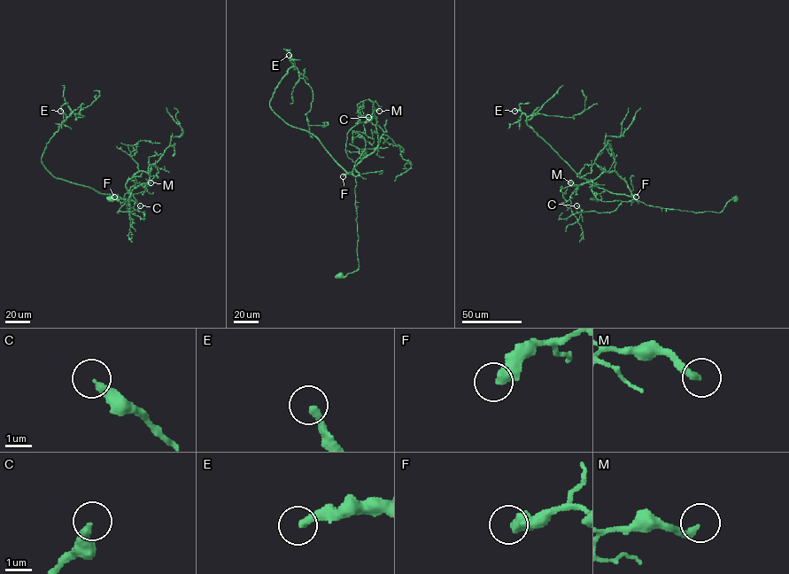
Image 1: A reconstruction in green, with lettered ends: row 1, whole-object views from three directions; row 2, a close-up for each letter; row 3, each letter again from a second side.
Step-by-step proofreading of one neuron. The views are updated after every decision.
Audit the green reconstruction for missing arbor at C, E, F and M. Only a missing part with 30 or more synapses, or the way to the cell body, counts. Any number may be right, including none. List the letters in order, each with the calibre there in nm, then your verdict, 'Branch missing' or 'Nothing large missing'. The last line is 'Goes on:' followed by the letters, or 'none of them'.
C: Thickness 320 nm. Nothing large missing
E: Thickness 280 nm. Branch missing
F: Thickness 500 nm. Nothing large missing
M: Thickness 240 nm. Nothing large missing
Goes on: E

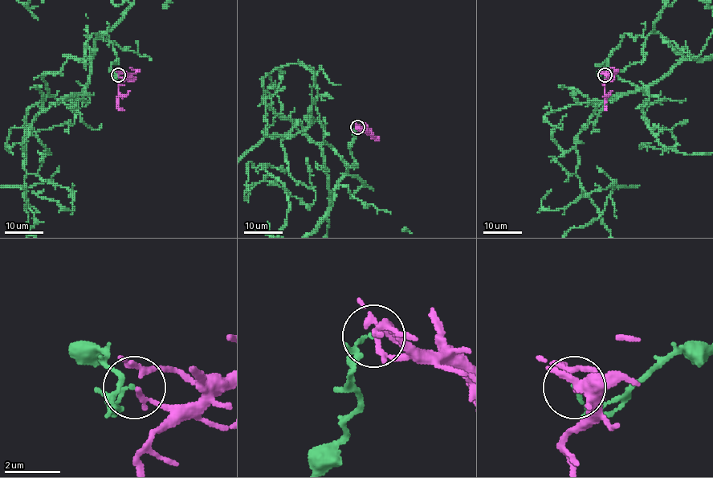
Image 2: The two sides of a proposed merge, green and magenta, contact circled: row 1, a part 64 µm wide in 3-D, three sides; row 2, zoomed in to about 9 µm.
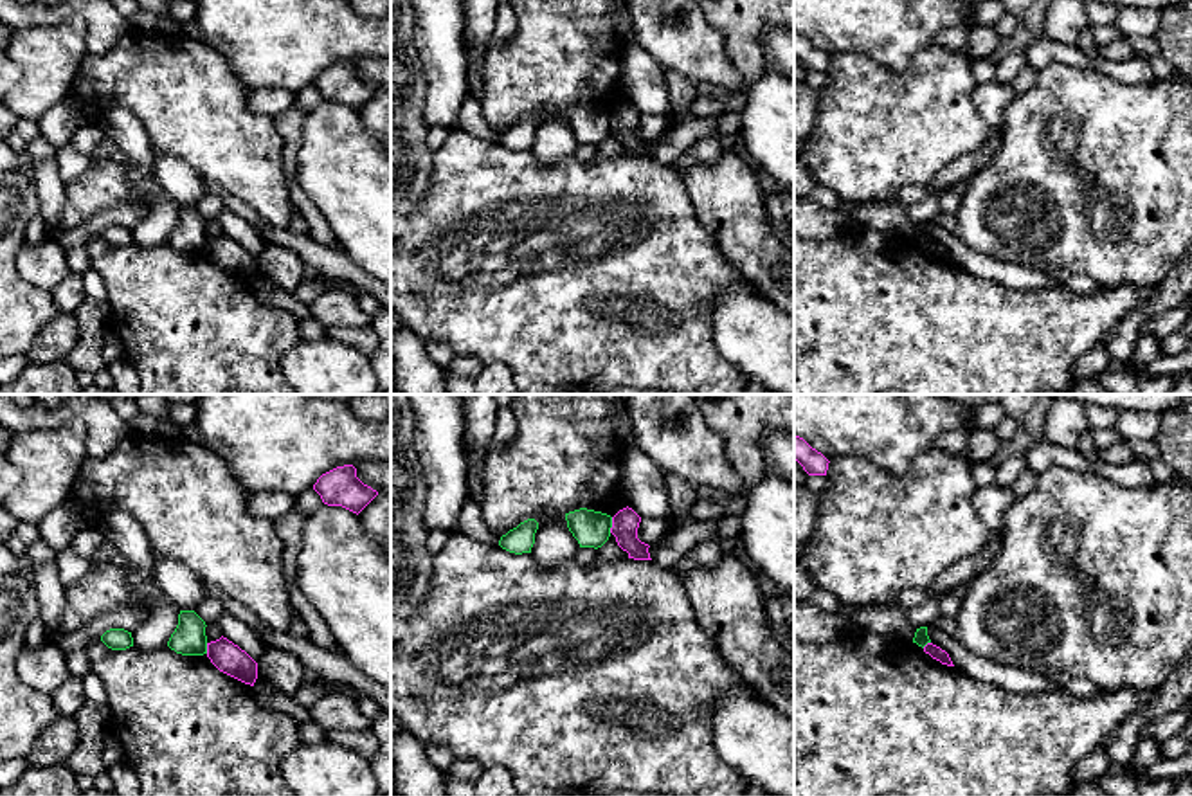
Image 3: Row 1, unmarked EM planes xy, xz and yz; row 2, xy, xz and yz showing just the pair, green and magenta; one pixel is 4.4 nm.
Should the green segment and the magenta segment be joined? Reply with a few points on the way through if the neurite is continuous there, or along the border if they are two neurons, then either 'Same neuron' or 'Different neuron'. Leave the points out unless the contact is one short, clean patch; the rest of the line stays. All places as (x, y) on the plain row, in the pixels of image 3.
Boundary: xz (613, 114), (609, 128). Different neuron

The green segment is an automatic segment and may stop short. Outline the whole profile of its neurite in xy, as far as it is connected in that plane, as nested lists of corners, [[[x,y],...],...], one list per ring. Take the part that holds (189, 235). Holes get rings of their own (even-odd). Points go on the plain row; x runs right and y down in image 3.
[[[180,207],[178,222],[167,243],[182,252],[207,250],[205,218],[194,207]]]

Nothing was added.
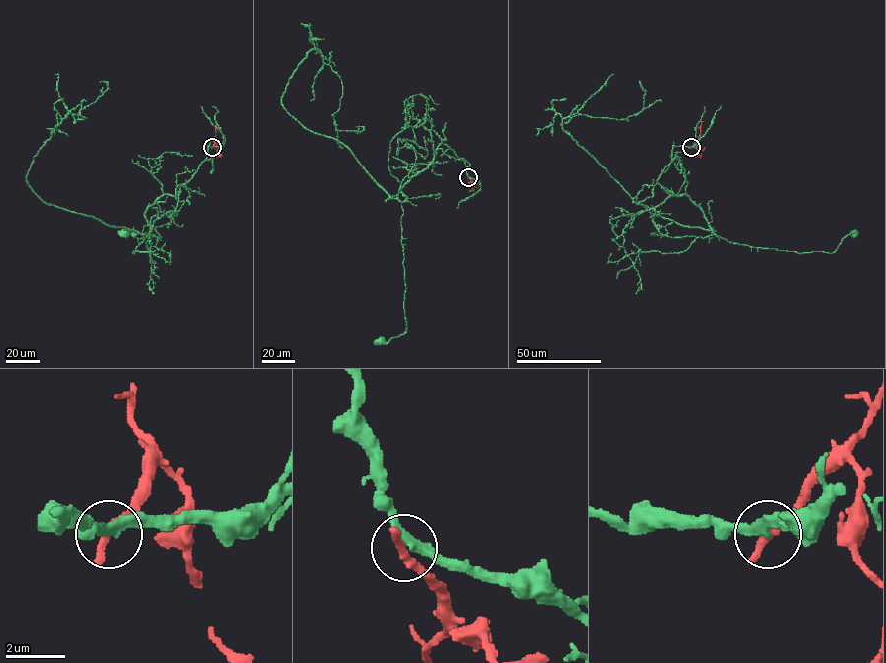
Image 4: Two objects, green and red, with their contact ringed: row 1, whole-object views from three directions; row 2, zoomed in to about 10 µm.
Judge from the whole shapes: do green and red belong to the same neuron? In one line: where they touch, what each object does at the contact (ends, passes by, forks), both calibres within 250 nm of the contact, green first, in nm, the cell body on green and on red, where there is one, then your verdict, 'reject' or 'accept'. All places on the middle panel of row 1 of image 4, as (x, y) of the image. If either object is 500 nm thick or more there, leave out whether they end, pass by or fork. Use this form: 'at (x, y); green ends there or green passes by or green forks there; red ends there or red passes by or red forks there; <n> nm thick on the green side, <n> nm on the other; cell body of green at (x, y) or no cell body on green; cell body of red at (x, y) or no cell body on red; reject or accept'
at (468, 177); green passes by; red ends there; 320 nm thick on the green side, 360 nm on the other; cell body of green at (380, 341); no cell body on red; reject

